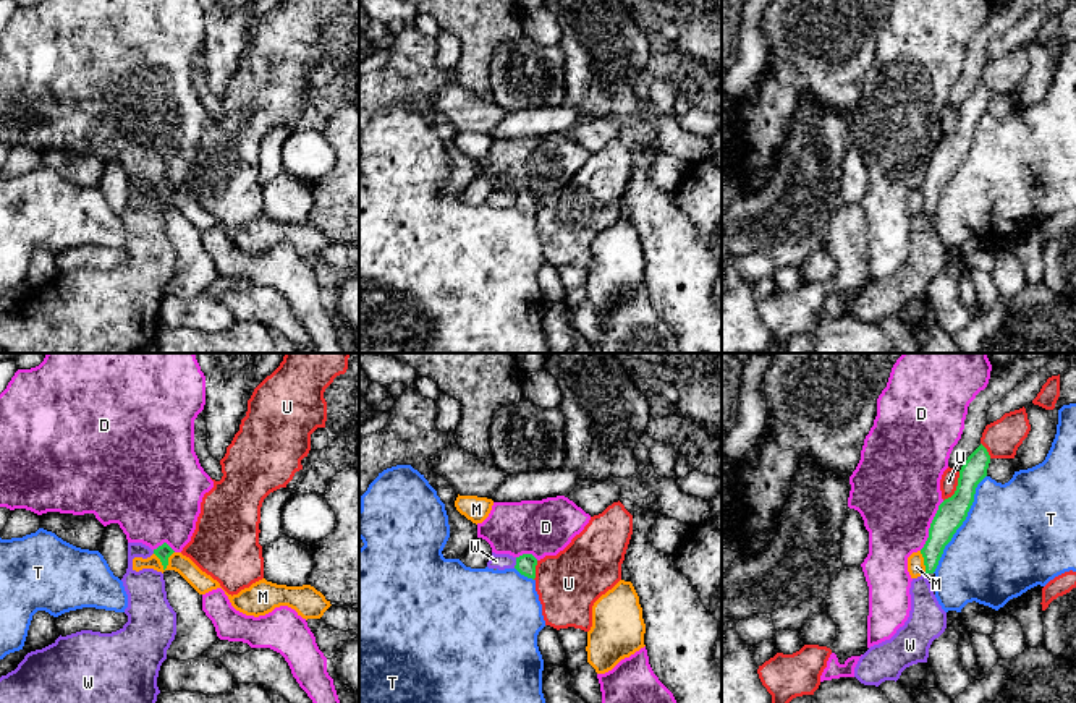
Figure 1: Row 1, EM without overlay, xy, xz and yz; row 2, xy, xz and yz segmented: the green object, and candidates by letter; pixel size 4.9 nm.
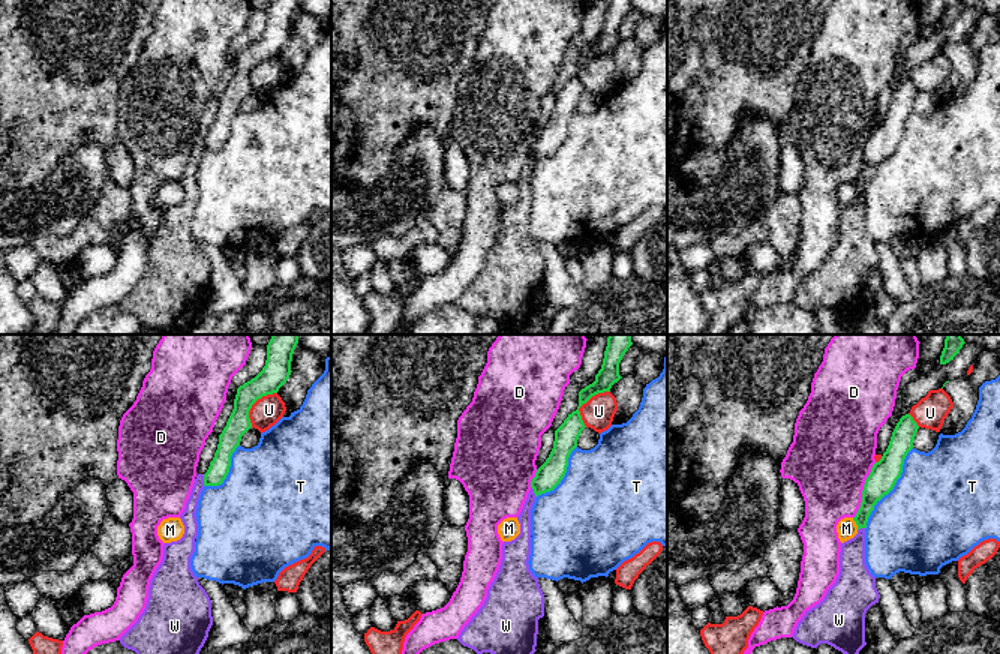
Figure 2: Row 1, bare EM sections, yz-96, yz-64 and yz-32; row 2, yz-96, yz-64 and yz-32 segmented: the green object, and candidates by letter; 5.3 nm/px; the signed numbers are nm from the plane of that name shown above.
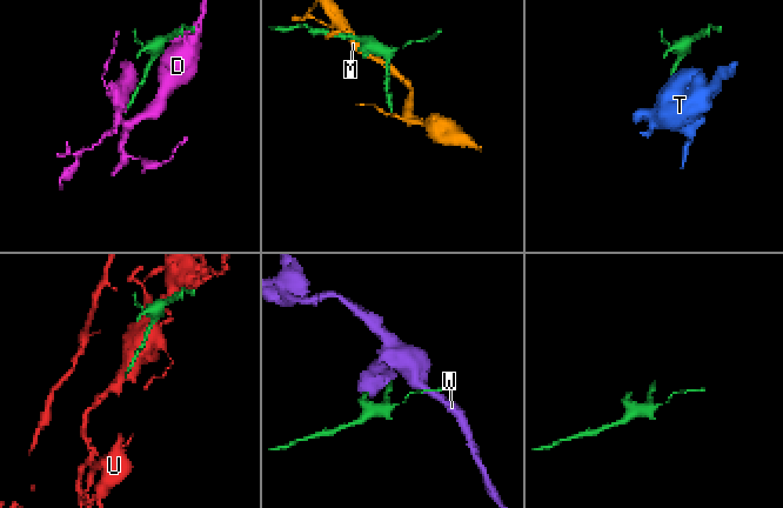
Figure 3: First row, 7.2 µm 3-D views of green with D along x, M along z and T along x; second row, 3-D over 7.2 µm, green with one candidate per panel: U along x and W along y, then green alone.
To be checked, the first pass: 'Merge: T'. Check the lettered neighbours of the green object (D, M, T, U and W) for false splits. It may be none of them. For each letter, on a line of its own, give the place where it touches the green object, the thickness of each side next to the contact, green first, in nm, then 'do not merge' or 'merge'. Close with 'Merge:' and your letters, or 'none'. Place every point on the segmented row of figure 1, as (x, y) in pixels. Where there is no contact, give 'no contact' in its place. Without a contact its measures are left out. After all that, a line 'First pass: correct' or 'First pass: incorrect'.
D: yz (931, 525) | 150/440 nm | do not merge
M: xy (167, 561) | 70/100 nm | do not merge
T: yz (961, 524) | 150/480 nm | do not merge
U: yz (957, 488) | 150/90 nm | do not merge
W: xz (516, 562) | 100/80 nm | do not merge
Merge: none
First pass: incorrect

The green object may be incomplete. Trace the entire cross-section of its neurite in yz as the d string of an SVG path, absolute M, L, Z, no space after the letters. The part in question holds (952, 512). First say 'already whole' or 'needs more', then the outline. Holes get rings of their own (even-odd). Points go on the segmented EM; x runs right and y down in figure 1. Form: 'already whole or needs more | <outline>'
needs more | M981 444L960 470L958 486L951 497L945 499L930 523L929 538L921 549L926 565L926 577L935 594L935 569L945 546L951 541L956 530L963 525L974 502L977 484L987 476L990 455Z

